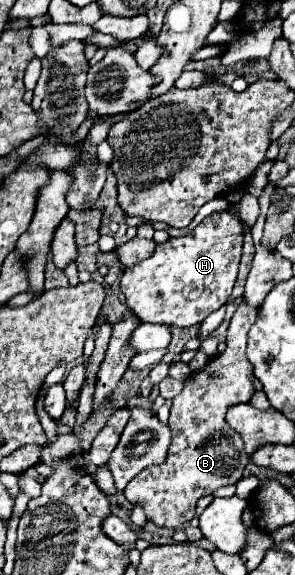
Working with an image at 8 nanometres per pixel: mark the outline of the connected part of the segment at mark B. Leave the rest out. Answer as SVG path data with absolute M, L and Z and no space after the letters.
M243 298L229 322L225 350L209 358L203 370L193 372L185 380L181 394L173 398L169 414L171 446L165 462L147 466L123 490L125 498L133 504L143 506L147 520L157 526L179 528L189 522L195 516L195 504L201 496L213 494L219 486L235 484L249 464L249 456L241 446L241 438L225 424L225 412L235 404L249 402L255 394L253 366L245 356L247 332L251 330L255 320L257 308L249 306Z

